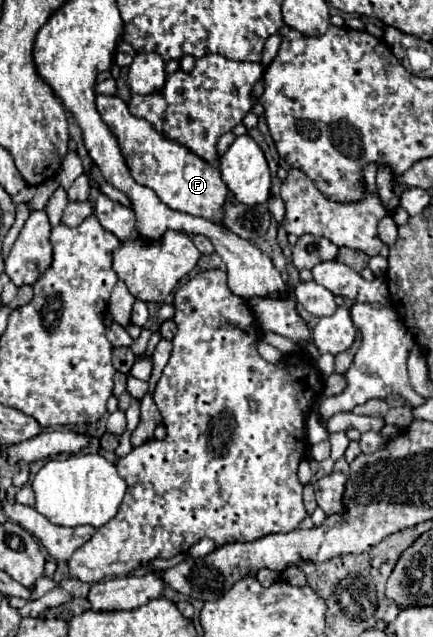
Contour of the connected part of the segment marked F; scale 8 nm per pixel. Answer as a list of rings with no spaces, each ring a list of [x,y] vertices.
[[[100,94],[96,98],[96,106],[102,120],[116,136],[126,164],[130,168],[130,174],[138,184],[154,190],[158,198],[172,210],[214,220],[214,224],[222,224],[218,216],[222,216],[222,204],[226,204],[228,186],[220,178],[220,170],[216,166],[210,168],[208,162],[192,154],[188,148],[158,134],[146,120],[132,116],[128,112],[128,106],[118,96]]]

